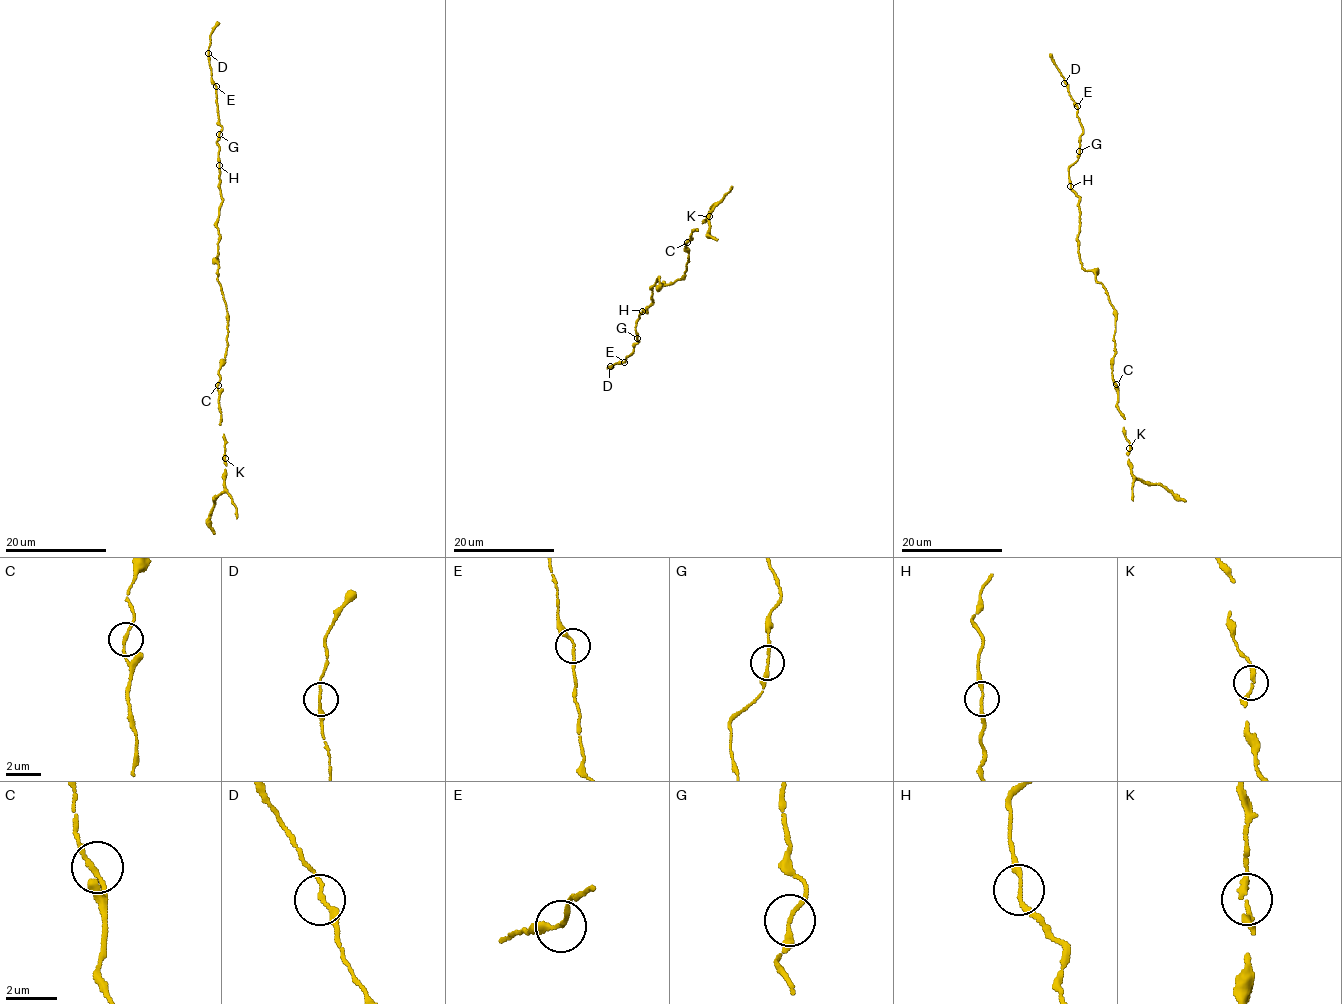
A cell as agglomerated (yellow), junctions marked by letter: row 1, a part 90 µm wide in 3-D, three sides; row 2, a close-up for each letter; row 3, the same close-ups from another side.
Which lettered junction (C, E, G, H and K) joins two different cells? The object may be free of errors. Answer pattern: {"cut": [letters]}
{"cut": []}

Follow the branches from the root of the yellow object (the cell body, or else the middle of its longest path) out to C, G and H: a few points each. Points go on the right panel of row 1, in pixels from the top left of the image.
C: (1102, 285), (1115, 316), (1111, 373), (1116, 384)
G: (1102, 285), (1095, 273), (1081, 267), (1078, 253), (1079, 197), (1070, 187), (1069, 167), (1077, 160), (1079, 151)
H: (1102, 285), (1096, 280), (1095, 273), (1081, 267), (1077, 245), (1079, 197), (1070, 186)

